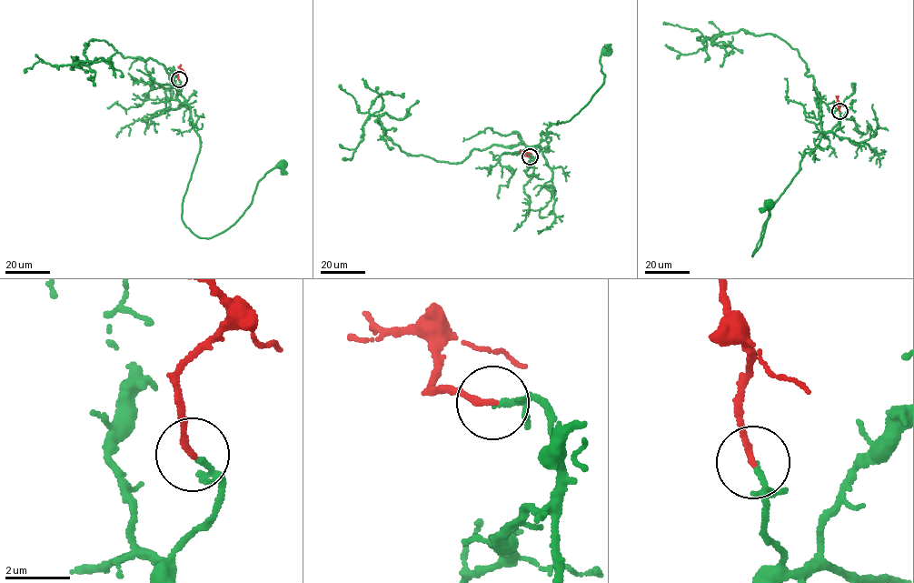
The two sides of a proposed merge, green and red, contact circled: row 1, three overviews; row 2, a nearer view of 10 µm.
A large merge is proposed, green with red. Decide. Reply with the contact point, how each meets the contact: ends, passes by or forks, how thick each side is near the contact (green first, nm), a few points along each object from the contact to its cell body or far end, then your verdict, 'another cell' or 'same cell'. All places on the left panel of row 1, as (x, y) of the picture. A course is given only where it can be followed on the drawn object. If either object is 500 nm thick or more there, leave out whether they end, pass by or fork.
(179, 79) | green passes by | red ends | 100/180 nm | green via (178, 79), (200, 145), (182, 208), (190, 231), (208, 238), (225, 230), (250, 205), (259, 181), (282, 165) | red via (179, 79), (181, 65) | same cell

